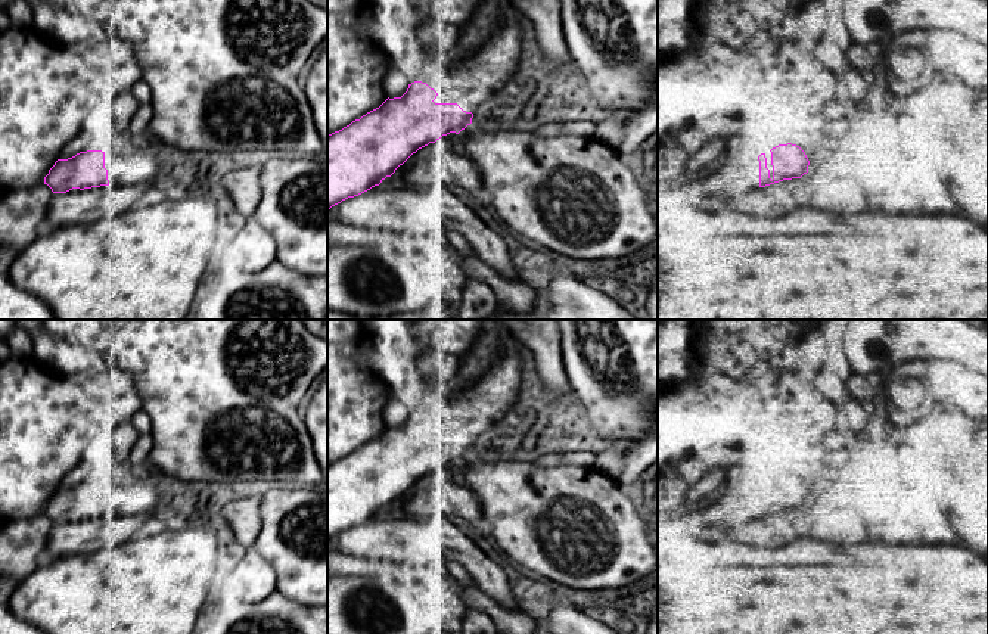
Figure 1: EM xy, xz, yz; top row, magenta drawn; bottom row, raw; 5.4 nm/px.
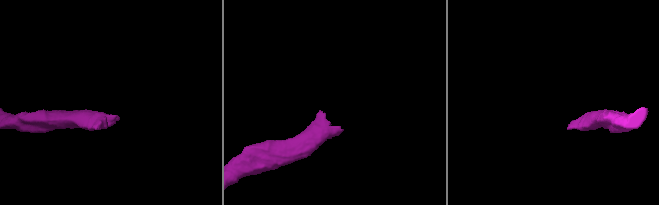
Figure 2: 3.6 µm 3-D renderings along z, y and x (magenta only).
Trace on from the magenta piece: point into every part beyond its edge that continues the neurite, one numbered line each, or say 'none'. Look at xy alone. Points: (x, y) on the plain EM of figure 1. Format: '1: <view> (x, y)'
1: xy (127, 497)

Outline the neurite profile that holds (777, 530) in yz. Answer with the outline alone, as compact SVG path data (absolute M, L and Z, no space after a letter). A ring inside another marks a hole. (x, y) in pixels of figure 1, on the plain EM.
M801 509L751 520L731 531L731 538L762 548L777 548L807 537L810 537L810 518Z

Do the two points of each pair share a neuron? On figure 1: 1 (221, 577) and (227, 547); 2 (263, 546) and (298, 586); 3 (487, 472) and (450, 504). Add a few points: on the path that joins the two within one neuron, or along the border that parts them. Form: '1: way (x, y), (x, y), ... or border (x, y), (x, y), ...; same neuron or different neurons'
1: way (221, 569), (227, 555); same neuron
2: way (275, 550), (298, 574); same neuron
3: border (465, 487), (477, 496), (484, 519); different neurons

